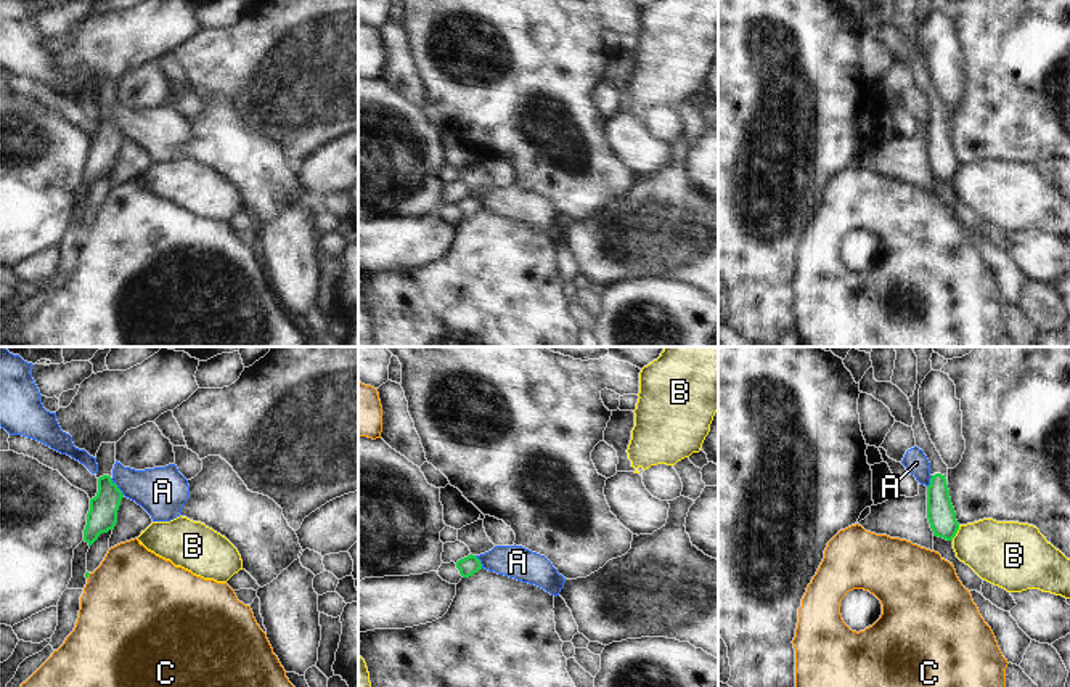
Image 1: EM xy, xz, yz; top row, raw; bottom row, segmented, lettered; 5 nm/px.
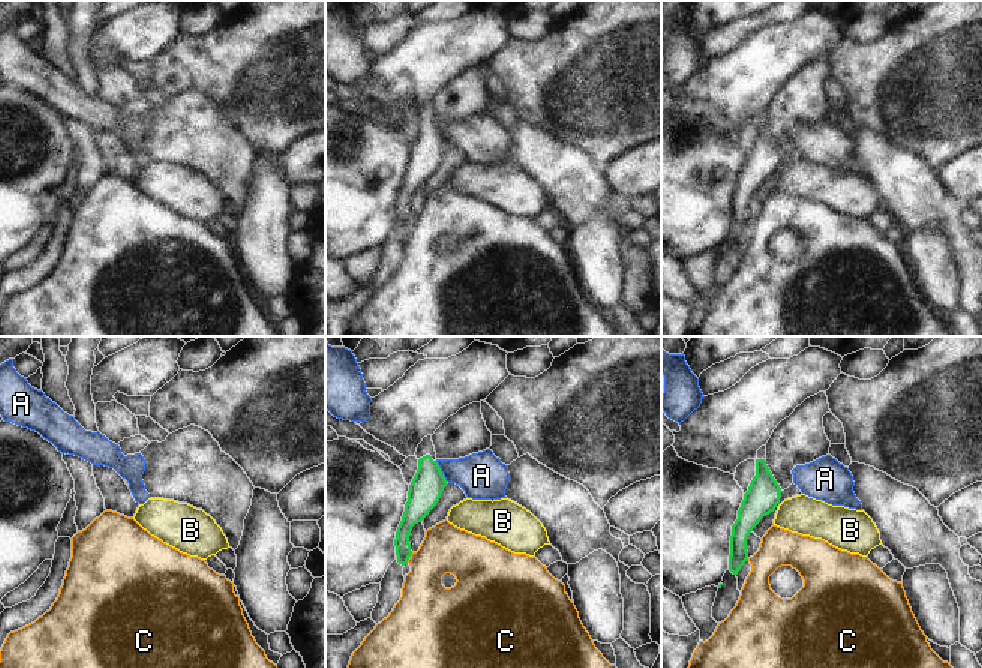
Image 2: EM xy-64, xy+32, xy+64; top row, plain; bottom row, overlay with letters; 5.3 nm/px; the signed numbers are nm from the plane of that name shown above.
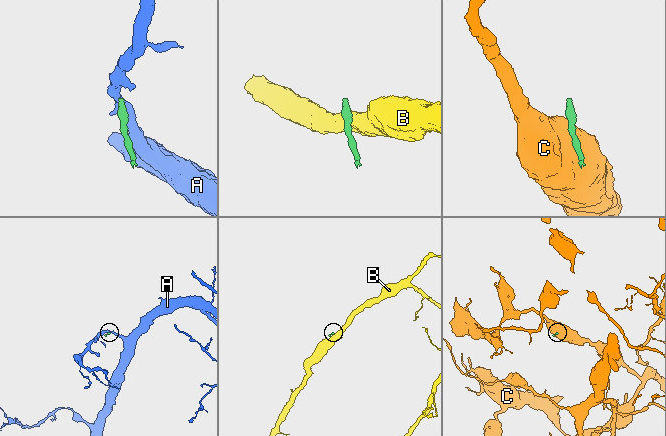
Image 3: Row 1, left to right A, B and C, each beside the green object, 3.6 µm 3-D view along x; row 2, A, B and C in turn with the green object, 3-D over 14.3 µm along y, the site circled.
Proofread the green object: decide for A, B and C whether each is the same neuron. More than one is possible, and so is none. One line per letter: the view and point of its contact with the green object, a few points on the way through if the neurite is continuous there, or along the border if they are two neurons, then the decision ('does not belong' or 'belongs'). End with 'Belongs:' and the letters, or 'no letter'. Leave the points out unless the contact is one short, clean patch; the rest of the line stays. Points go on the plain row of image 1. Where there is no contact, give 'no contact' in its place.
A: contact xy (116, 127); border xy (110, 119), (124, 135); does not belong
B: contact yz (956, 172); border yz (959, 166), (951, 180); does not belong
C: contact xy (87, 217); border xy (90, 214), (87, 219); does not belong
Belongs: no letter

